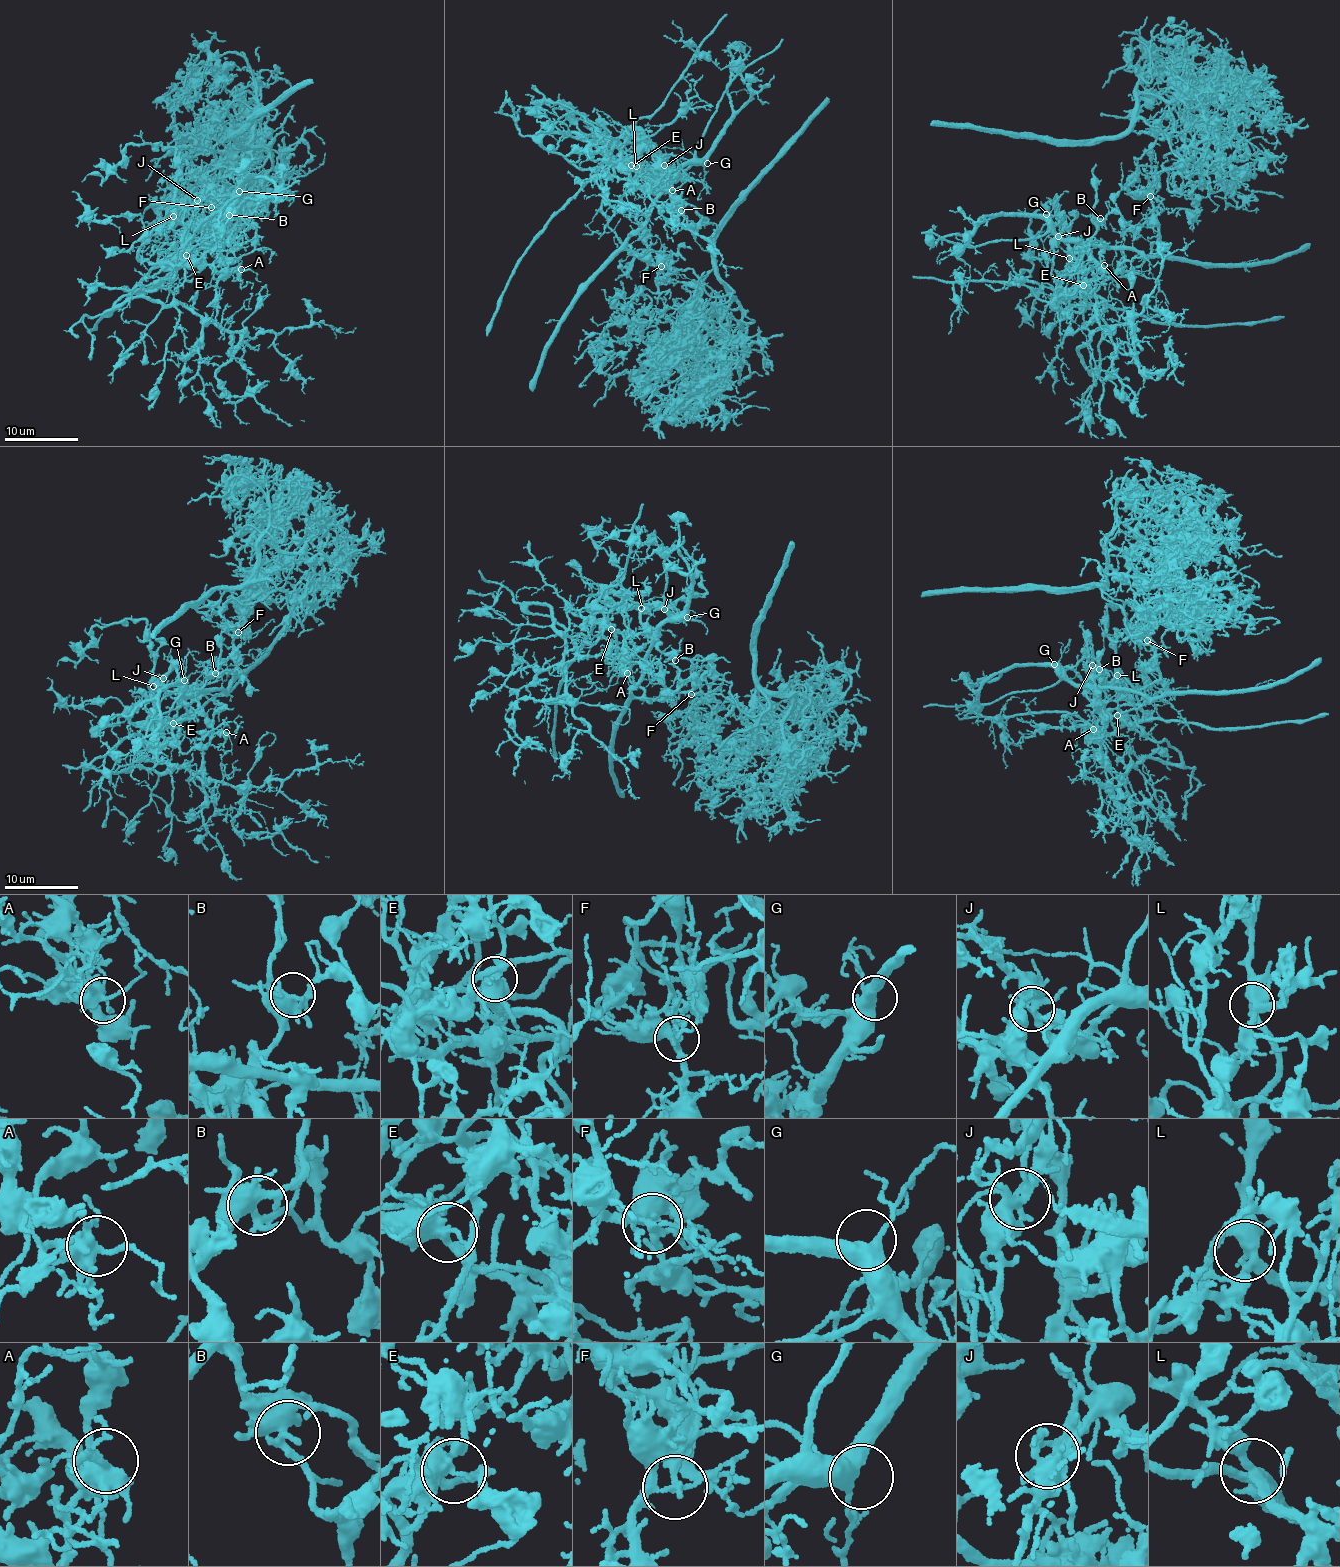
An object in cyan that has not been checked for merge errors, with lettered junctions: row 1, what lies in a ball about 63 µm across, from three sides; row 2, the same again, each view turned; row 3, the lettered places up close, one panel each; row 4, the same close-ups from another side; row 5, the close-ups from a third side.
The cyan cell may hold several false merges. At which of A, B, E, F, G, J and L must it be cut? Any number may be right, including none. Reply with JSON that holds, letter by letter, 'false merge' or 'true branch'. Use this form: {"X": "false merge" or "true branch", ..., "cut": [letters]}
{"A": "true branch", "B": "true branch", "E": "false merge", "F": "false merge", "G": "true branch", "J": "false merge", "L": "true branch", "cut": ["E", "F", "J"]}

